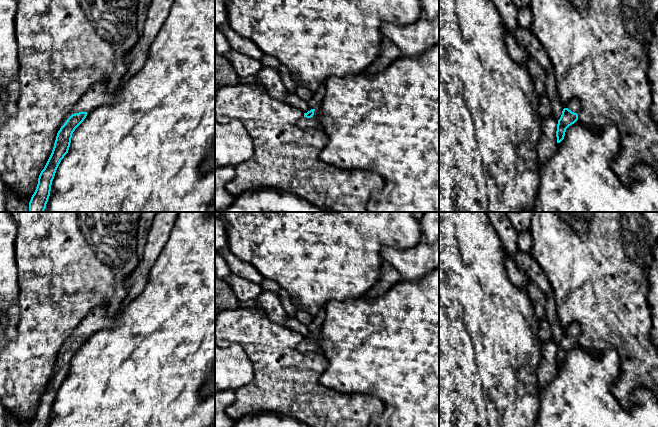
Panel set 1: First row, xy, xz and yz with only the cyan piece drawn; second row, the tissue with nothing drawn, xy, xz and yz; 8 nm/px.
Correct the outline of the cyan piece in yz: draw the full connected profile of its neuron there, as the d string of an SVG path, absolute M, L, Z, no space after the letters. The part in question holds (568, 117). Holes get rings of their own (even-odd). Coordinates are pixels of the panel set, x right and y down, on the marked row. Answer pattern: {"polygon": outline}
{"polygon": "M572 99L566 108L563 109L562 115L557 124L557 143L560 143L565 136L566 129L578 120L579 101Z"}

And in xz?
{"polygon": "M311 109L307 113L304 113L304 117L301 118L297 125L300 128L318 128L320 119L320 109Z"}

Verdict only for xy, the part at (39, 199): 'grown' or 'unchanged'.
grown

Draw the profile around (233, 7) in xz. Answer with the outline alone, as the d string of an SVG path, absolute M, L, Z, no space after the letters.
M224 0L228 13L228 24L238 35L250 39L264 53L275 57L285 66L297 86L315 92L330 77L347 77L364 72L380 55L382 35L380 27L384 22L397 25L410 25L420 18L420 0Z

